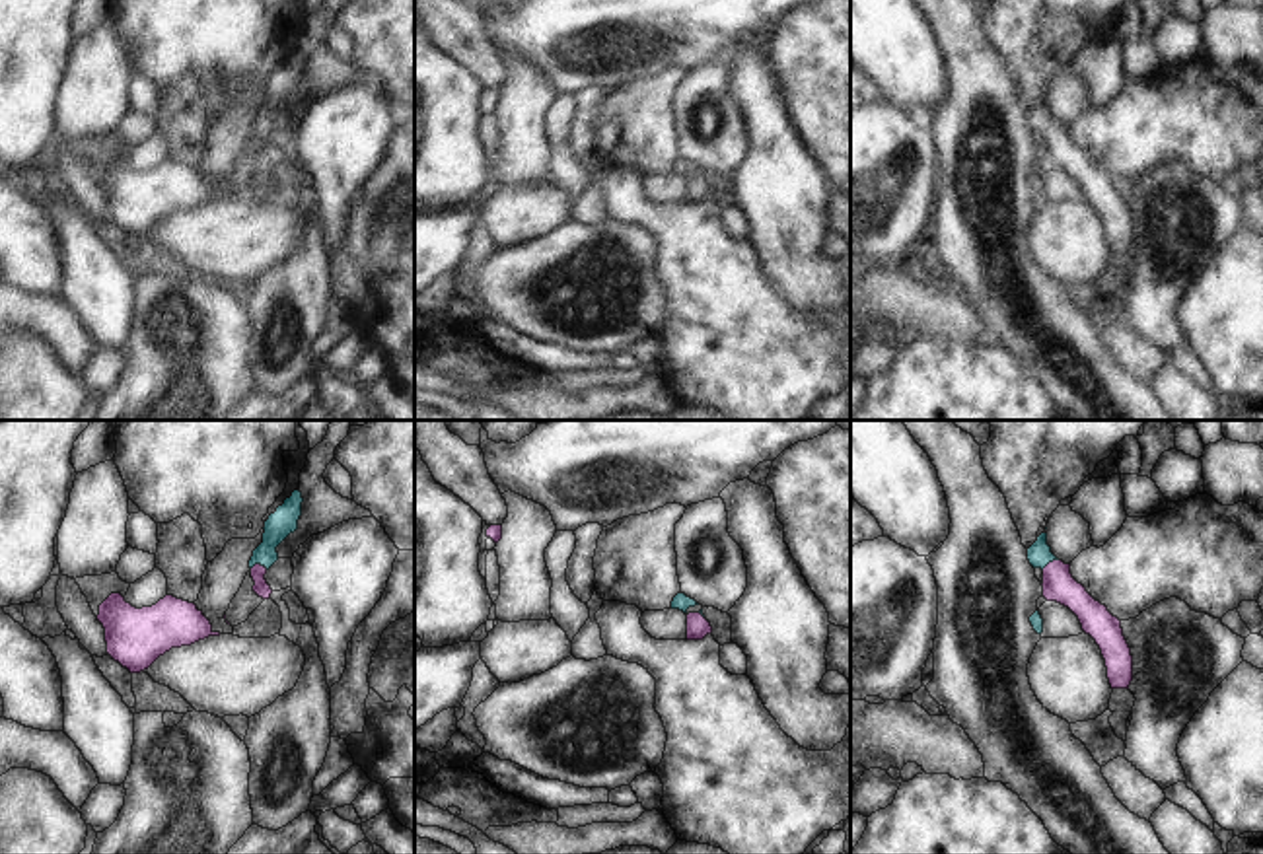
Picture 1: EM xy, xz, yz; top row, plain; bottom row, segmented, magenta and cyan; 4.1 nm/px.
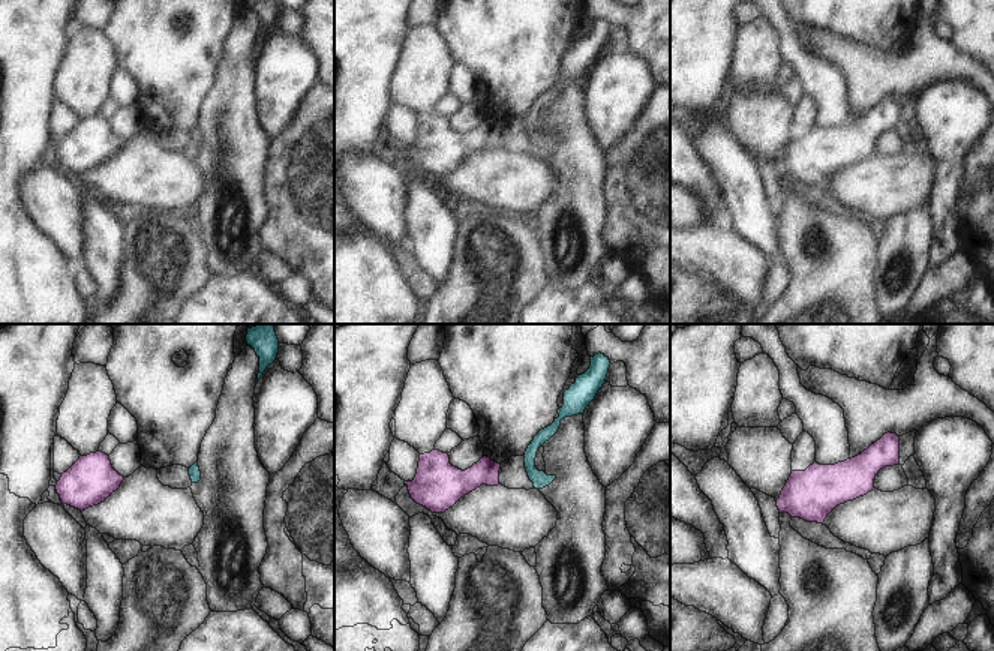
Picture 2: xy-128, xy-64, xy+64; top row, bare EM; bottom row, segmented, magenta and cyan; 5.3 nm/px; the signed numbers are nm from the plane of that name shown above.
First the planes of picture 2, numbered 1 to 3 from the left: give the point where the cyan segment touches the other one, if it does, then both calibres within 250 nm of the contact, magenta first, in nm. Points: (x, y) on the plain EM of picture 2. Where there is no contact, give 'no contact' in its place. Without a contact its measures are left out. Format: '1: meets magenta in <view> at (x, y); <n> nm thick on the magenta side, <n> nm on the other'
1: no contact
2: no contact
3: no contact

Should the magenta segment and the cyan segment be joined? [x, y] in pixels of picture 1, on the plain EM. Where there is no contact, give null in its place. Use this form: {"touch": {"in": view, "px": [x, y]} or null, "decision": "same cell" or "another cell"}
{"touch": {"in": "xy", "px": [259, 129]}, "decision": "same cell"}

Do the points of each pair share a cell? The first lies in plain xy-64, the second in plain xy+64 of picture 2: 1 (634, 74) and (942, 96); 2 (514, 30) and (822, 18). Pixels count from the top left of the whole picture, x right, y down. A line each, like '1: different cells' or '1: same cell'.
1: same cell
2: same cell

